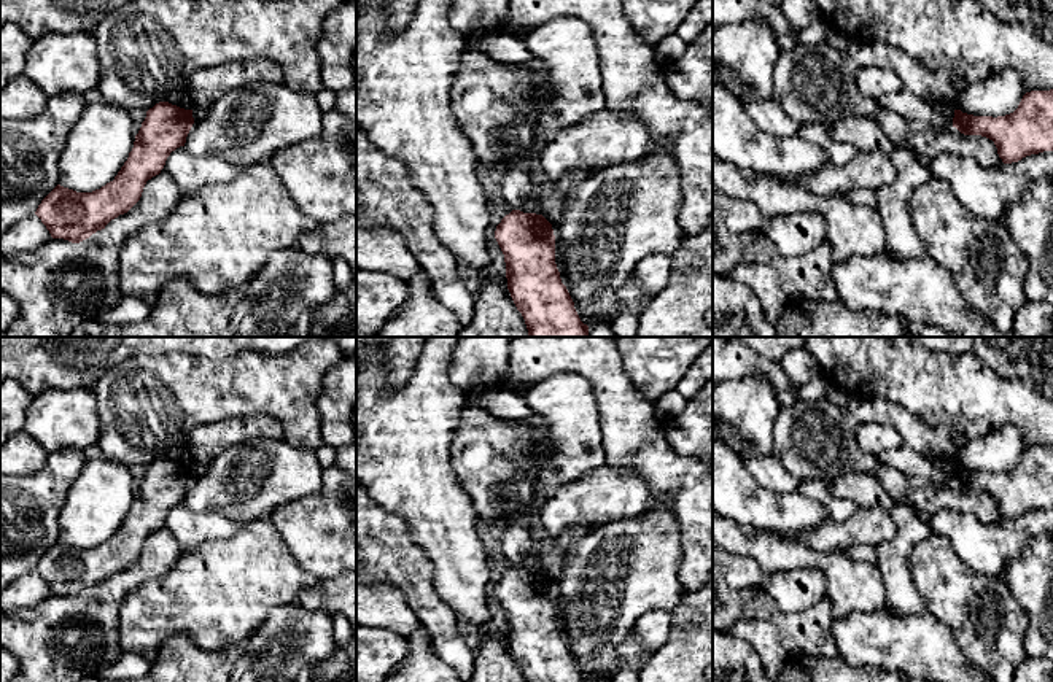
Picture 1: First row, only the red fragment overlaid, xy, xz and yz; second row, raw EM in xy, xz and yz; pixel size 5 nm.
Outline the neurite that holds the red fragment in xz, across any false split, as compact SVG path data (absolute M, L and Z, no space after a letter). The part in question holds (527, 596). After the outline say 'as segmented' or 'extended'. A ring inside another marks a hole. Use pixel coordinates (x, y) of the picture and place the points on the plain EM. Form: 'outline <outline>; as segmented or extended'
outline M512 566L496 582L511 653L526 682L587 682L561 639L552 580L536 569Z; as segmented

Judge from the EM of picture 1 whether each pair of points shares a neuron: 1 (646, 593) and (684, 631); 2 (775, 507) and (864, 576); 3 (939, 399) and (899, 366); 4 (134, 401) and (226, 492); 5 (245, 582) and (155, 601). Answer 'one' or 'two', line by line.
1: two
2: two
3: one
4: two
5: one

